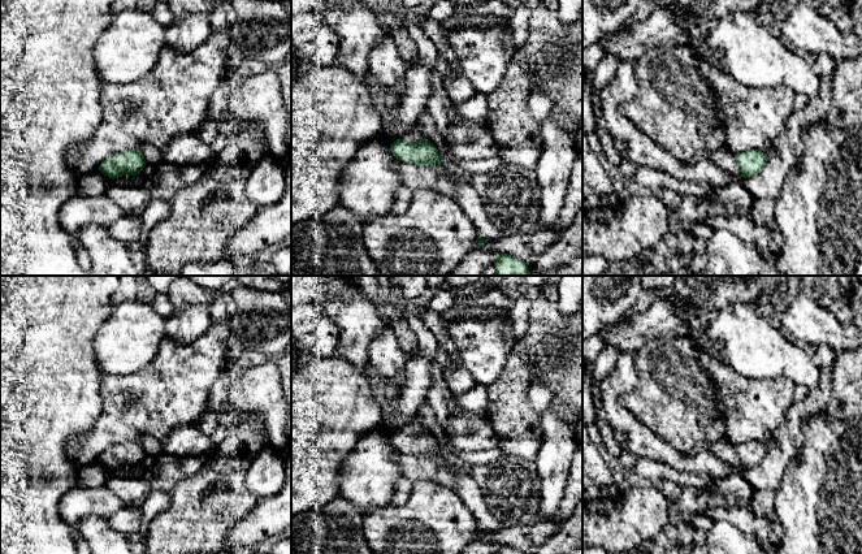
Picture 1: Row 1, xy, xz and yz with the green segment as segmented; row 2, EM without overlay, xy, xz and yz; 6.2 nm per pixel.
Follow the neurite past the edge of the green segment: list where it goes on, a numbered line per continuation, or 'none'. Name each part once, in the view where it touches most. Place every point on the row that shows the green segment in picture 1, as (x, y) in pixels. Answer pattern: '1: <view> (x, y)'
1: xz (414, 134)

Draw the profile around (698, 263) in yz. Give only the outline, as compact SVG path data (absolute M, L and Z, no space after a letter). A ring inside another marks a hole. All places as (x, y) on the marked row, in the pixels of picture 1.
M696 254L689 264L689 273L694 276L703 276L707 267L707 255Z

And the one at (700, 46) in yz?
M706 30L699 39L689 40L686 44L693 48L698 56L706 60L711 66L724 72L724 61L719 52L712 51L707 44Z

